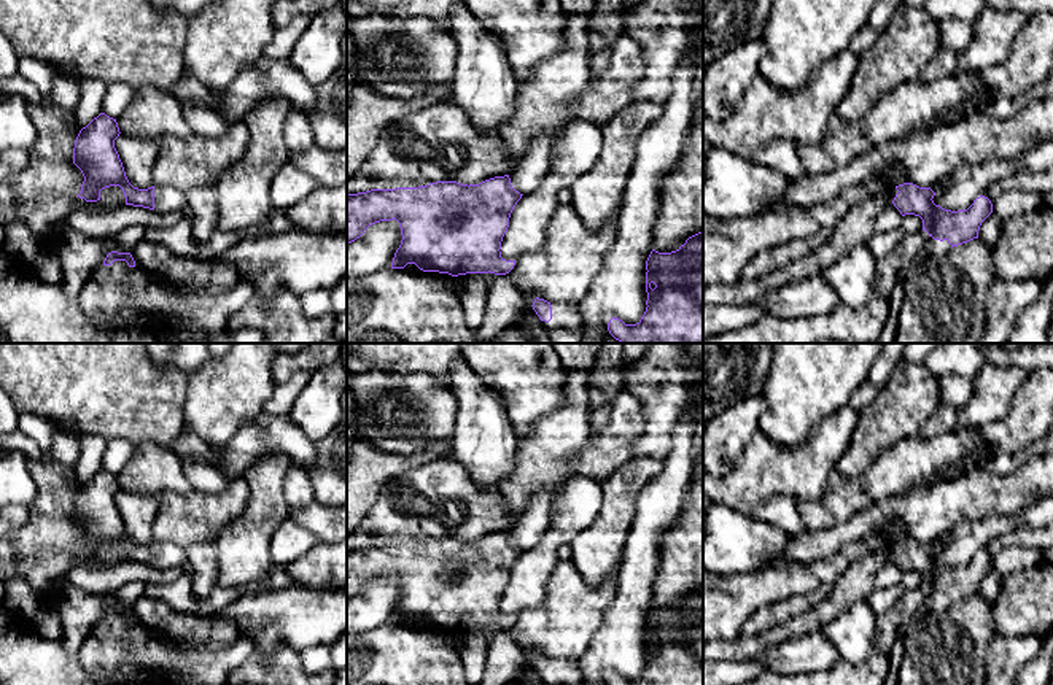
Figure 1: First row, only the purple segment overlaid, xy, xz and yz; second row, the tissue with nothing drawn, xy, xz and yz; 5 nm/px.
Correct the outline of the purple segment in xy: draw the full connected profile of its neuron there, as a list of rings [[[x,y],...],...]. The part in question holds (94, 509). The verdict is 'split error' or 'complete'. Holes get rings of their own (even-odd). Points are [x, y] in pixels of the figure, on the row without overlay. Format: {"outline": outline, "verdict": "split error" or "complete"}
{"outline": [[[100,469],[75,496],[73,520],[81,526],[84,537],[78,550],[86,558],[100,556],[100,547],[119,542],[126,553],[126,561],[156,566],[157,569],[186,566],[185,548],[175,544],[134,544],[124,528],[115,496],[119,493],[116,475]]], "verdict": "split error"}

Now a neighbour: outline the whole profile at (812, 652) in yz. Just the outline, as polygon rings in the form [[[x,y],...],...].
[[[814,631],[771,645],[760,658],[770,672],[798,675],[827,671],[840,660],[840,653],[822,631]]]

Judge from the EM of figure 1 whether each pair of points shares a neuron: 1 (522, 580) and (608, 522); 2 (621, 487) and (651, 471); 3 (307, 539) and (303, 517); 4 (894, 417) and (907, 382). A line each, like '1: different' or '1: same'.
1: different
2: same
3: different
4: same

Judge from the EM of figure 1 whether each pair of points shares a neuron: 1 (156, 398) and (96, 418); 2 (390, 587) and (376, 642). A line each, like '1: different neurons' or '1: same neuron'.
1: same neuron
2: different neurons

